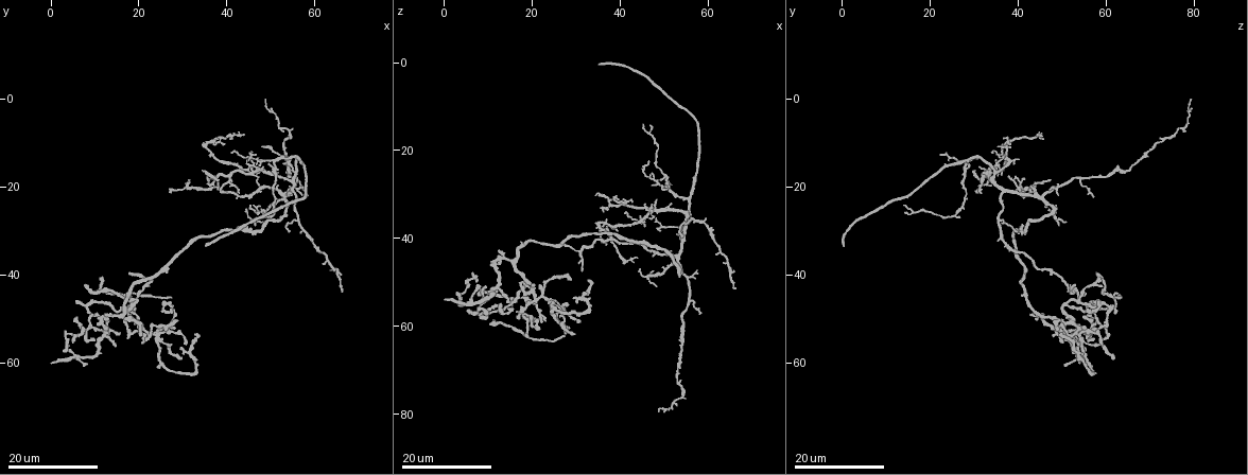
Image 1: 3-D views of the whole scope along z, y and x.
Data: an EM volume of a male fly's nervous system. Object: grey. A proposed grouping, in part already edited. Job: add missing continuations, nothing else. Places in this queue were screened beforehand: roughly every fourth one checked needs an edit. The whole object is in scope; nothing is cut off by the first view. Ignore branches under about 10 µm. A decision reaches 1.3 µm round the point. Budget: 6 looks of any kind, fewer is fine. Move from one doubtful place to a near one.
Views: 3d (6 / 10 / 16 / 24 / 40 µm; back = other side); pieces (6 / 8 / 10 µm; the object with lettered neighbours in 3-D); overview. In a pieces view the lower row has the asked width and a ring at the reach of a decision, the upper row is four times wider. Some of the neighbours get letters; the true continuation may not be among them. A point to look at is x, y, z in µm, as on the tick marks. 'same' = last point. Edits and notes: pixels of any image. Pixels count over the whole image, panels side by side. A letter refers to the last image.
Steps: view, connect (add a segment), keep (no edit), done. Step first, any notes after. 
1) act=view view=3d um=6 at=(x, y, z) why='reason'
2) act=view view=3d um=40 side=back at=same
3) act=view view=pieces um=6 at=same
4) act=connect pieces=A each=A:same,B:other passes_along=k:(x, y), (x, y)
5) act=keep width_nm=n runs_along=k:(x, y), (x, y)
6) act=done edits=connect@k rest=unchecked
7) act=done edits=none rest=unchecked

act=view view=3d um=24 at=(66.5, 43.5, 51.0) why='tapers out'

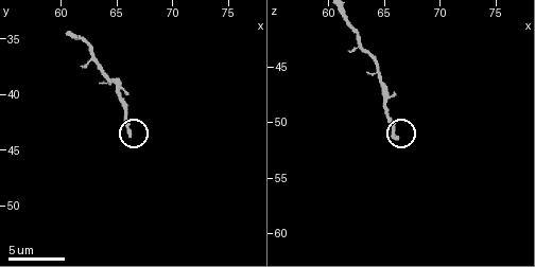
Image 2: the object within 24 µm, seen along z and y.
act=view view=pieces um=10 at=(66.0, 43.6, 51.2)

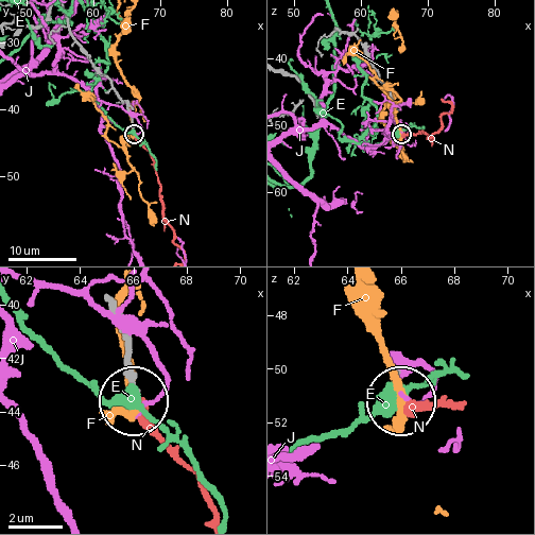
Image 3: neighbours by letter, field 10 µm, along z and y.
act=connect pieces=N each=E:other,F:other,J:other,N:same found='it goes on there'

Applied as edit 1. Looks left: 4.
act=view view=overview

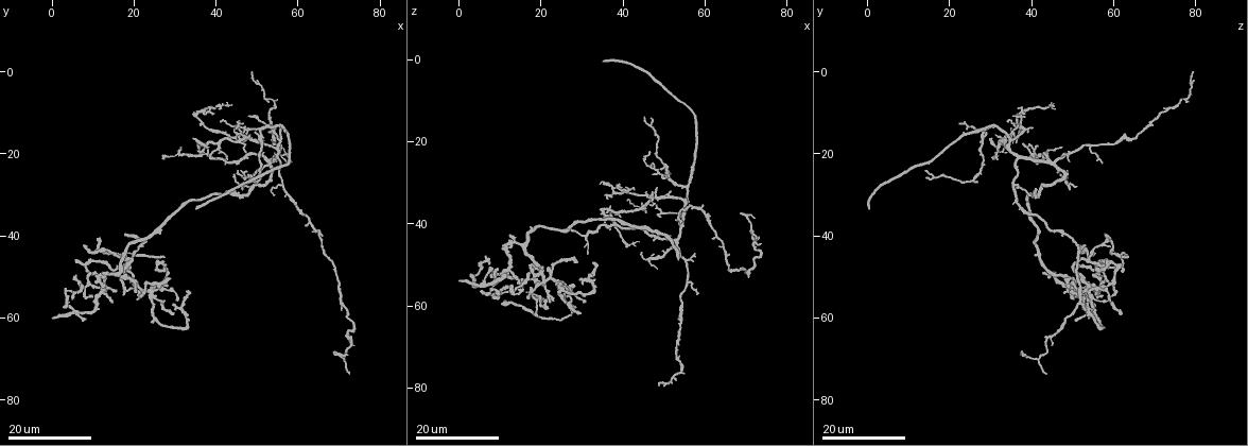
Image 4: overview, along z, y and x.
act=view view=3d um=16 at=(32.5, 53.5, 49.5) why='free end'

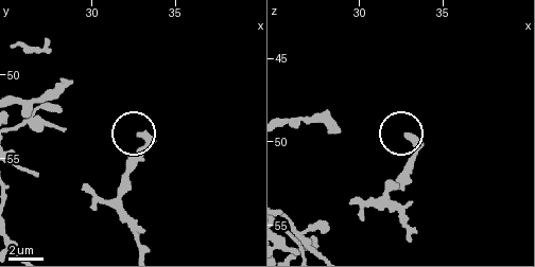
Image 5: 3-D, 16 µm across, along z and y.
act=view view=pieces um=10 at=(32.9, 53.7, 49.6) why='see the neighbours'

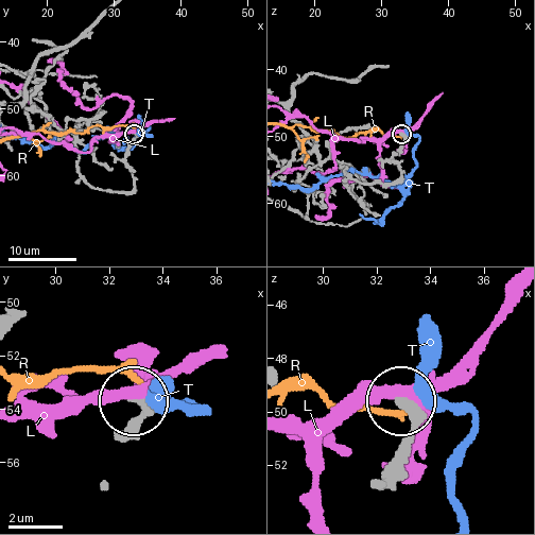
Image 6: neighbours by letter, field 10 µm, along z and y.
act=keep each=L:other,R:other,T:other runs_along=6:(374, 488), (410, 433), (414, 419), (403, 401) found='none of them fits'

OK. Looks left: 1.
act=done edits=connect@3 rest=unchecked

